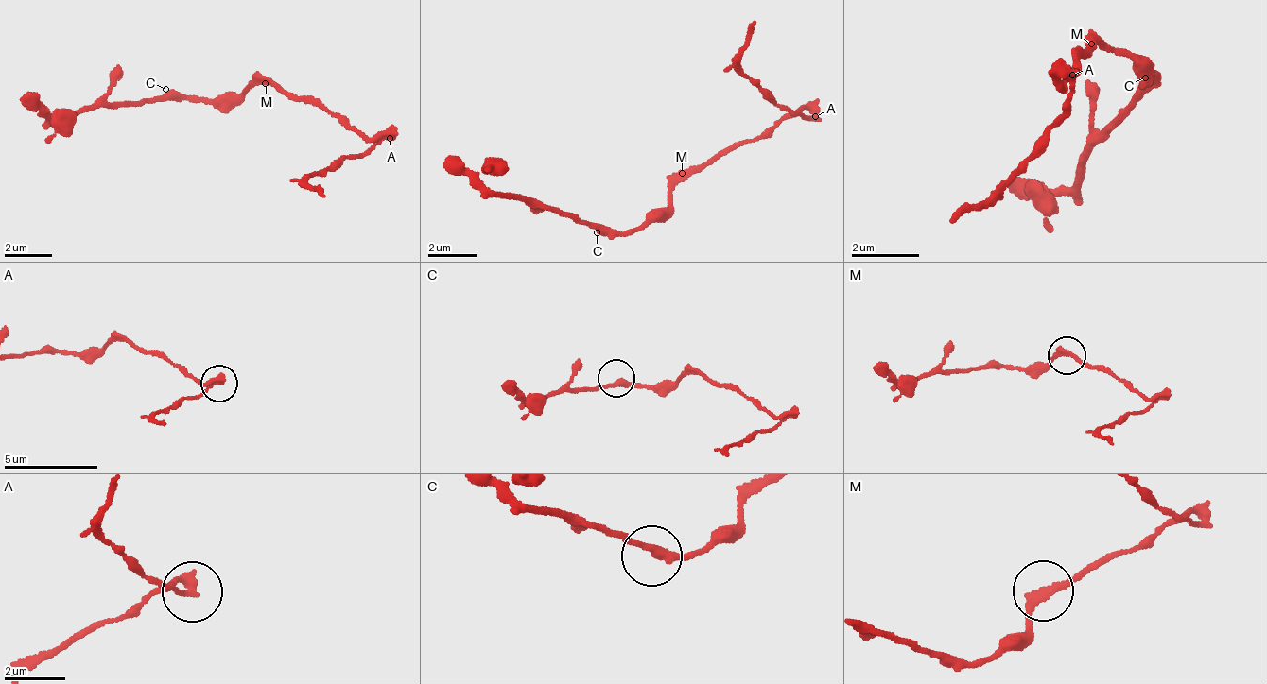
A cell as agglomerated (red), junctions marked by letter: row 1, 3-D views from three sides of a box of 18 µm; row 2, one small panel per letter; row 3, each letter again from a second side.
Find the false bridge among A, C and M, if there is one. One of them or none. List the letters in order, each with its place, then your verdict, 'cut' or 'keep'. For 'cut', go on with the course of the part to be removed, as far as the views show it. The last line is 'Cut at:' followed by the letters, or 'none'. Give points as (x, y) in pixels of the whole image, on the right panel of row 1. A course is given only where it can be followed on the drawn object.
A: place (1072, 75); cut; course (1074, 74), (1053, 126), (1014, 170), (984, 196), (949, 221)
C: place (1145, 77); keep
M: place (1091, 43); keep
Cut at: A

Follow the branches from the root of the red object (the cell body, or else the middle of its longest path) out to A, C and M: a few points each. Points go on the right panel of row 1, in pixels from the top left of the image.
A: (1104, 48), (1099, 44), (1102, 42), (1075, 65), (1078, 62), (1081, 68), (1064, 83), (1067, 89), (1074, 74)
C: (1104, 48), (1137, 59), (1136, 61), (1147, 76), (1152, 71), (1150, 73), (1155, 76), (1148, 83), (1145, 77)
M: (1104, 48), (1091, 43)

